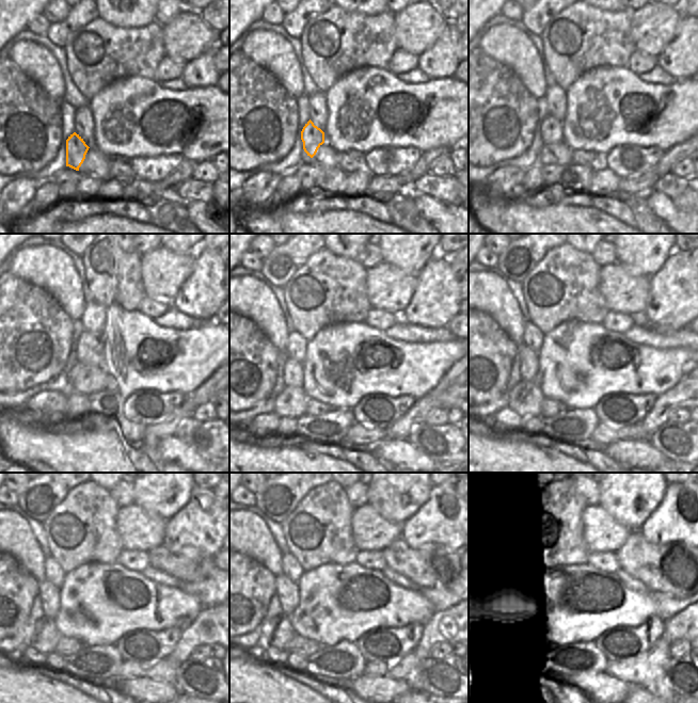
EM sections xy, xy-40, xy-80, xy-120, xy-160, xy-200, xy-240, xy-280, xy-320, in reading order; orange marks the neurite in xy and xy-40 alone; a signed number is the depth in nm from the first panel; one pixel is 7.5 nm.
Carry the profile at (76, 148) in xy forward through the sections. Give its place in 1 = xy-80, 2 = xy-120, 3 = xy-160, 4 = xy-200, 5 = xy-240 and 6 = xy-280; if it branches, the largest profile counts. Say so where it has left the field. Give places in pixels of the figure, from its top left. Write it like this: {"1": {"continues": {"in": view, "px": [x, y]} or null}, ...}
{"1": {"continues": {"in": "xy-80", "px": [551, 130]}}, "2": {"continues": {"in": "xy-120", "px": [61, 383]}}, "3": {"continues": {"in": "xy-160", "px": [292, 369]}}, "4": {"continues": {"in": "xy-200", "px": [529, 366]}}, "5": {"continues": {"in": "xy-240", "px": [49, 593]}}, "6": {"continues": {"in": "xy-280", "px": [287, 591]}}}

